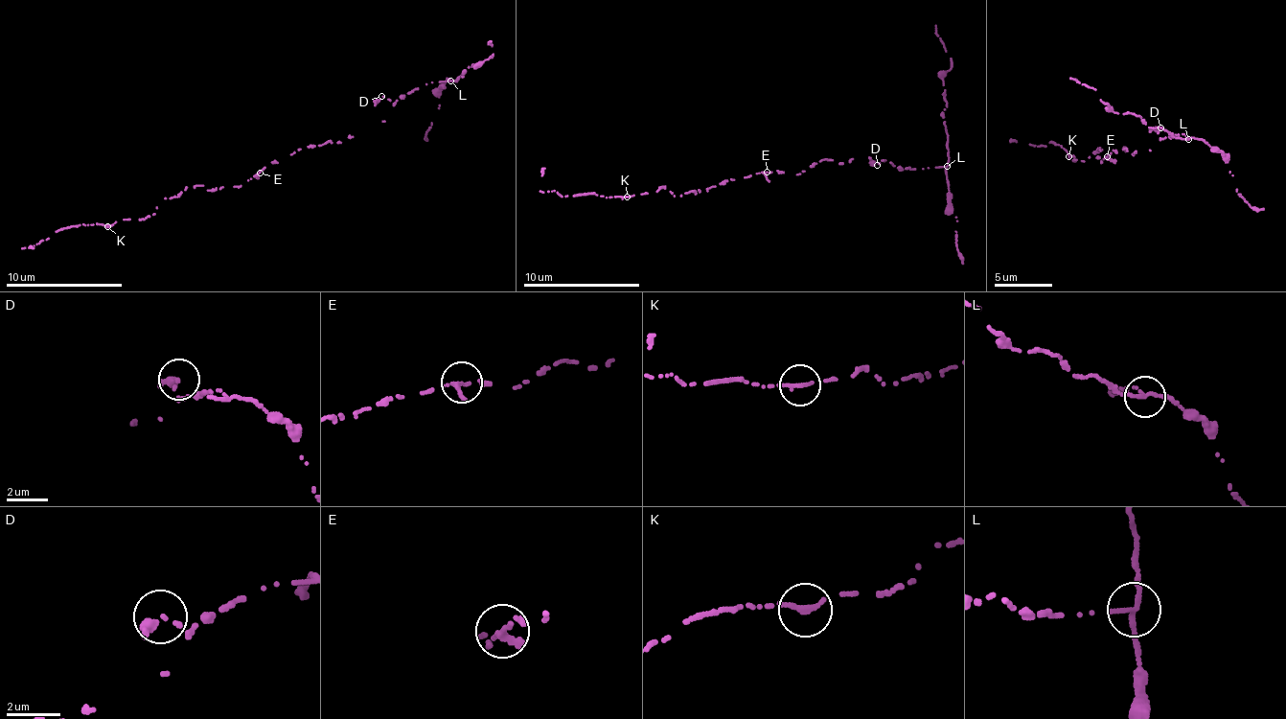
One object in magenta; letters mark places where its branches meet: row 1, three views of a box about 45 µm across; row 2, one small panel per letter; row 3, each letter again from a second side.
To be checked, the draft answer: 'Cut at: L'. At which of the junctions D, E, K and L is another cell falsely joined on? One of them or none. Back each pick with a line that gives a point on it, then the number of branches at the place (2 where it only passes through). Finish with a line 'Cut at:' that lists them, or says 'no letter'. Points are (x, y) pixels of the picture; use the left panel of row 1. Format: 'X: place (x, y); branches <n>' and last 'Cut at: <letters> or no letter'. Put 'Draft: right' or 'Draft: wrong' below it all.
L: place (450, 81); branches 2
Cut at: L
Draft: right

